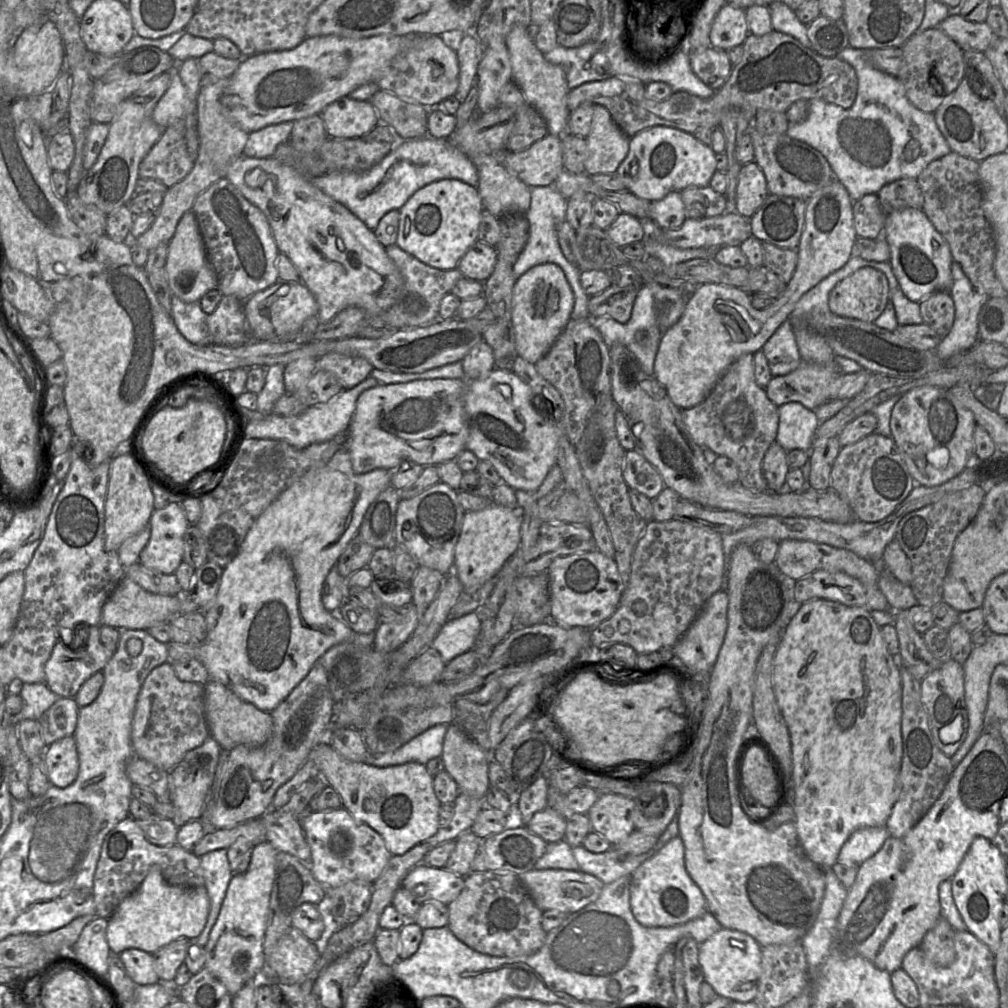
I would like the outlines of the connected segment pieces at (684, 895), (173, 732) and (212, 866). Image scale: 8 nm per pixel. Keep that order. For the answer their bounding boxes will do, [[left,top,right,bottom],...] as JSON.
[[630,836,707,927],[131,663,210,772],[196,849,234,947]]

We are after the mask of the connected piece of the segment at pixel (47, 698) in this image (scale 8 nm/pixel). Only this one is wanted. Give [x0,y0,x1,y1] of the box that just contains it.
[6,683,60,726]

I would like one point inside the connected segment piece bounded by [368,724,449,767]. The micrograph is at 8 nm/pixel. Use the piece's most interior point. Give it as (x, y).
(428, 745)

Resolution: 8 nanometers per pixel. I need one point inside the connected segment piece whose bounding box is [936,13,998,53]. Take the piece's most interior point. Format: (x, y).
(978, 36)

